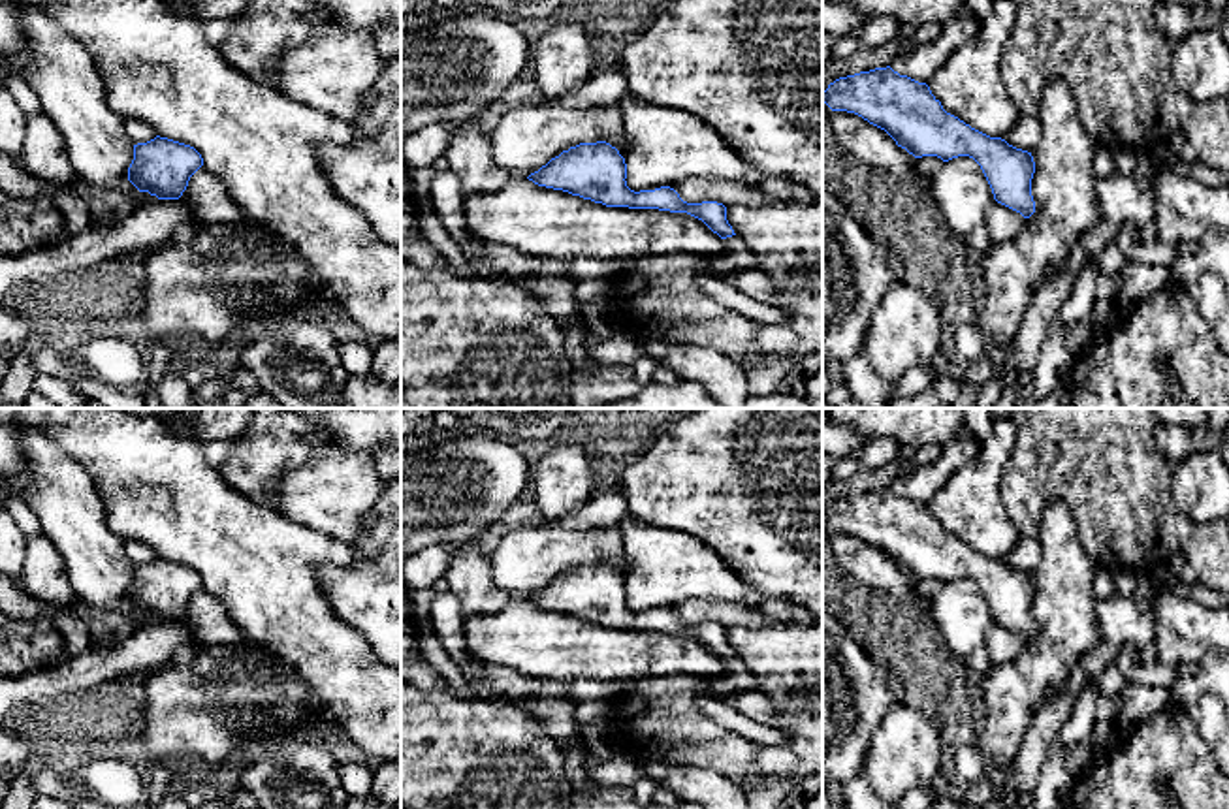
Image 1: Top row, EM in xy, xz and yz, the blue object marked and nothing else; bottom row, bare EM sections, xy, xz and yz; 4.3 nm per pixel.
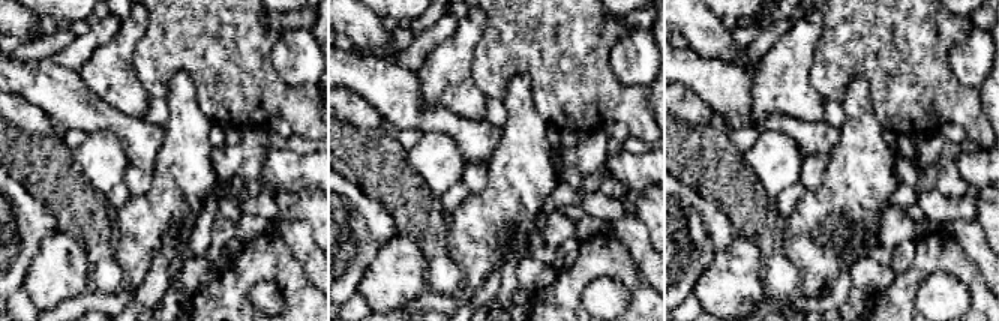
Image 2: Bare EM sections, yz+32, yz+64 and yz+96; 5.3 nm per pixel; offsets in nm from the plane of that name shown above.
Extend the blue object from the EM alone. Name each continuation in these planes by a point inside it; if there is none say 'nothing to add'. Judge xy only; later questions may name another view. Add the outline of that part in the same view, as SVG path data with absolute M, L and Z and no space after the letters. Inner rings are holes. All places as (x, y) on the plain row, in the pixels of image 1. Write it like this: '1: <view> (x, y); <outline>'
nothing to add

